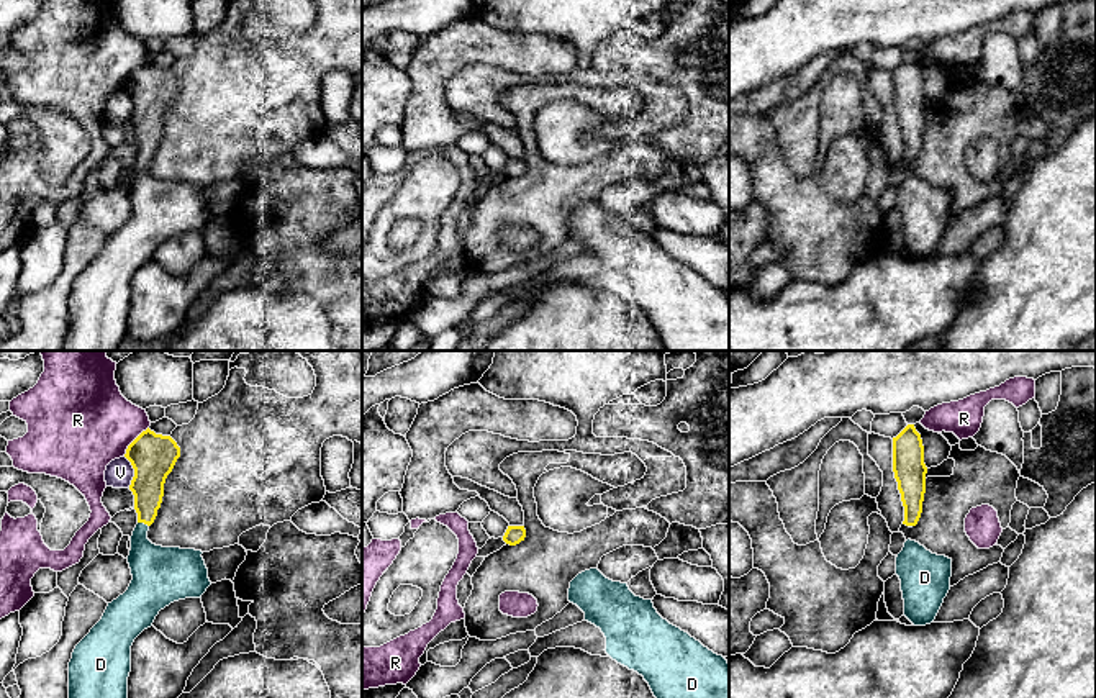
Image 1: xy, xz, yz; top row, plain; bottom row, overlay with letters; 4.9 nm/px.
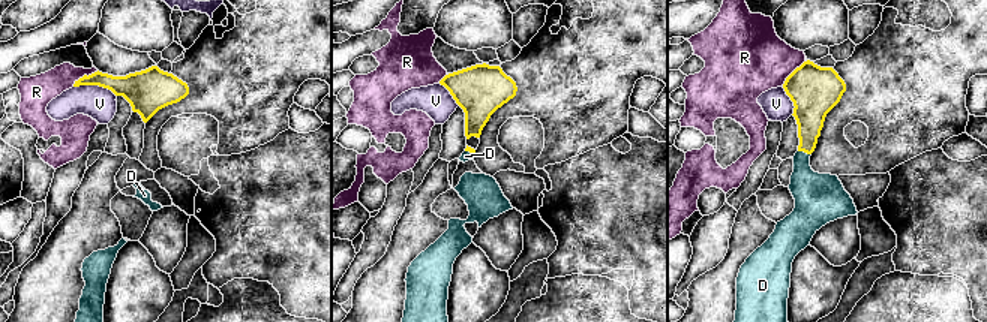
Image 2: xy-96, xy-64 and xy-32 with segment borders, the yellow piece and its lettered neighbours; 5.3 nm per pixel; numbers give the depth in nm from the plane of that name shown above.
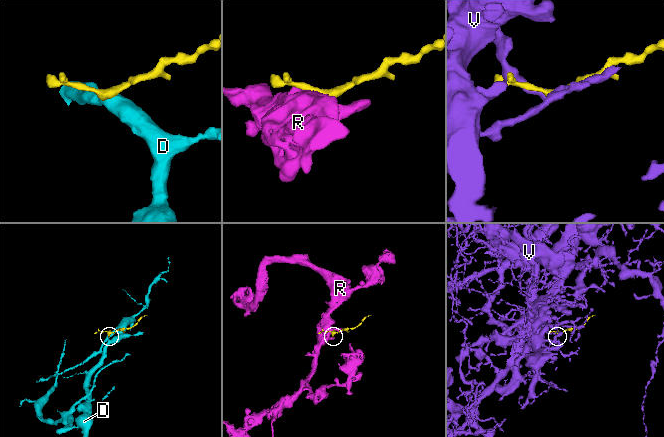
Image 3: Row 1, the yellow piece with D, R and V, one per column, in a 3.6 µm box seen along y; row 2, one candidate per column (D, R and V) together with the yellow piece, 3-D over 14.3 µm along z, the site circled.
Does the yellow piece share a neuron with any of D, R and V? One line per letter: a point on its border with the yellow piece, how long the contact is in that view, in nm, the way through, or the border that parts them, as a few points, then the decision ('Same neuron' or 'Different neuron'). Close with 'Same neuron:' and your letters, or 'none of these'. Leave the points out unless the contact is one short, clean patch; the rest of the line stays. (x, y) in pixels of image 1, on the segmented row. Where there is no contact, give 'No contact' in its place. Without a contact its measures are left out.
D: Touches yellow at xy (143, 521). Shared border 60 nm. Path across: xy (149, 472), (143, 521), (141, 549), (156, 571). Same neuron
R: Touches yellow at xy (133, 441). Shared border 190 nm. Different neuron
V: Touches yellow at xy (135, 472). Shared border 160 nm. Different neuron
Same neuron: D

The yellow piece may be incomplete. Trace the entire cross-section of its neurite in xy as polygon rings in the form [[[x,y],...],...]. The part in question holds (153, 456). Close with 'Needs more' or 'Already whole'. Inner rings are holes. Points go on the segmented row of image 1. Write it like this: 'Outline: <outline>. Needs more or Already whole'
Outline: [[[147,428],[128,446],[125,457],[134,469],[129,490],[138,513],[128,555],[133,580],[123,595],[108,603],[102,619],[75,646],[69,662],[69,698],[128,698],[134,639],[152,626],[161,610],[179,600],[202,598],[211,585],[202,551],[162,547],[147,539],[149,526],[162,503],[165,478],[180,457],[177,442]]]. Needs more

